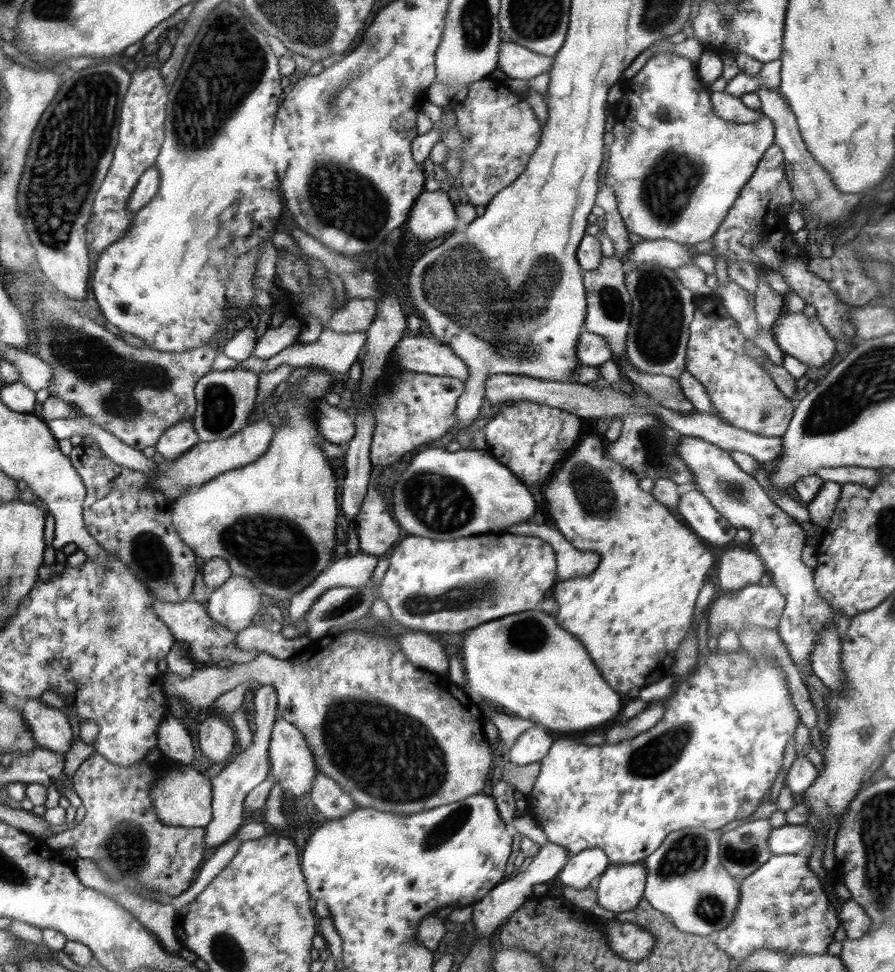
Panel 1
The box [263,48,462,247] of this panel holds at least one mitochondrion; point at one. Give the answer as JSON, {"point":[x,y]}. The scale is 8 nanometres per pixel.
{"point":[359,206]}

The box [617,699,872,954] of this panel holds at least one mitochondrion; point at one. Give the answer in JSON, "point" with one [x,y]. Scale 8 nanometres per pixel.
{"point":[658,755]}

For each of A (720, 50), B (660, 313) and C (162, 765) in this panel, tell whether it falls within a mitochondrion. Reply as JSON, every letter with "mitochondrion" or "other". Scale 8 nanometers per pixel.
{"A":"other","B":"mitochondrion","C":"other"}

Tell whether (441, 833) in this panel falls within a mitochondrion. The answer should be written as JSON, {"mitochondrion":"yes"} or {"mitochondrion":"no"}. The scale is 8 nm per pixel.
{"mitochondrion":"yes"}

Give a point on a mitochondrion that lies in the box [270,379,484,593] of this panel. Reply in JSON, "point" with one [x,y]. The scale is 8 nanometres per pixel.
{"point":[447,509]}

